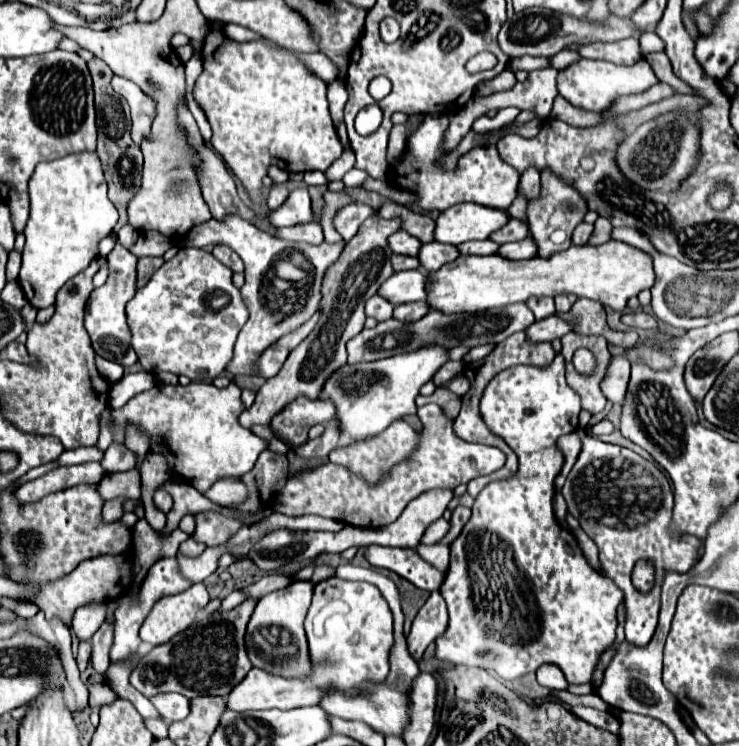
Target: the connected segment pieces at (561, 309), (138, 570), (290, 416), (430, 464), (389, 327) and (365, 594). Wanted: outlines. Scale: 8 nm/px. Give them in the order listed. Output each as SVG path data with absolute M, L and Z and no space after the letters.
M559 295L559 297L555 299L557 313L569 313L575 301L577 301L577 297L575 297L575 295L571 295L571 297L569 297L569 295Z
M139 519L133 527L133 553L135 553L135 563L133 563L133 587L139 587L143 577L147 575L149 567L161 559L161 557L175 557L179 549L179 543L189 538L187 533L183 533L179 527L163 535L159 531L153 531L145 519Z
M295 399L281 415L273 417L271 429L283 443L299 447L307 441L307 433L317 423L327 423L333 419L333 403L321 399Z
M427 403L419 407L419 419L423 423L419 449L411 455L409 461L393 467L393 475L381 479L377 487L369 487L357 475L337 467L333 463L325 463L313 471L305 471L301 475L289 477L281 503L275 511L285 515L321 515L329 517L353 527L385 527L393 523L407 503L431 489L455 489L461 483L469 483L471 479L483 475L483 471L497 471L505 463L505 455L481 443L467 443L453 435L453 421L447 419L439 405Z
M525 303L501 307L501 309L489 309L489 311L479 311L473 315L445 315L437 309L431 309L423 319L405 323L395 317L389 321L377 323L373 329L363 329L359 335L355 335L347 343L347 353L349 353L349 363L361 363L361 361L377 361L385 357L393 357L399 353L409 353L417 351L427 345L441 345L445 349L453 347L477 347L485 343L501 343L509 335L517 331L525 331L531 323L535 321L533 313L525 307Z
M329 577L315 585L313 603L305 619L309 639L311 673L299 679L285 679L253 667L249 675L227 695L227 709L295 709L319 705L333 691L347 691L365 683L385 683L389 677L389 655L393 639L393 613L375 585Z

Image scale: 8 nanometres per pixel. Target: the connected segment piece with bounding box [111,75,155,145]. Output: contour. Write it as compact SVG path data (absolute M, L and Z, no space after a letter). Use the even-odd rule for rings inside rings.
M113 75L111 79L111 87L115 93L123 95L131 107L131 121L133 121L133 129L131 129L131 137L133 141L139 145L141 139L149 133L151 121L155 117L155 103L129 79Z

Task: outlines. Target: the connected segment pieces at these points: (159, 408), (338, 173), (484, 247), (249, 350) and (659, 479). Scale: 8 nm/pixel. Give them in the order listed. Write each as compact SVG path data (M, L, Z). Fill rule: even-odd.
M192 381L187 387L157 383L153 389L131 399L125 407L113 409L109 429L115 443L125 443L127 425L141 427L149 437L149 451L165 455L177 479L193 483L199 493L205 493L221 477L241 477L249 473L259 453L267 449L261 437L239 425L243 411L241 389L233 381L225 389L202 381Z
M343 151L343 155L329 167L329 171L325 171L327 179L329 181L335 181L335 179L343 179L343 175L355 167L355 155L353 151Z
M483 239L483 241L461 243L461 245L457 245L457 249L461 251L461 255L493 255L499 249L499 243L495 243L491 239Z
M233 215L233 219L225 219L225 223L217 223L215 219L211 219L209 223L193 227L183 237L181 245L205 247L217 243L229 245L245 263L245 285L241 287L241 295L249 309L249 321L239 331L235 355L225 371L229 375L257 375L257 359L263 355L263 351L279 341L283 335L299 329L319 309L325 271L339 259L345 243L291 243L271 237L269 233L245 223L245 219L237 219L237 215Z
M583 435L583 449L561 489L569 513L577 517L581 529L599 547L599 563L609 577L625 593L625 637L635 647L645 647L658 625L659 593L663 571L673 569L687 573L699 563L699 547L703 541L691 535L669 539L667 527L673 511L673 491L663 471L633 453L631 449L605 443L597 437ZM639 559L651 561L655 567L655 585L649 593L635 589L631 571Z

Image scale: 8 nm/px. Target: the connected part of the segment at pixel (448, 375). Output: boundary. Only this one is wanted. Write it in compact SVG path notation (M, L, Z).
M447 361L437 373L435 373L435 377L433 377L433 383L437 385L437 387L441 387L441 385L445 385L447 381L451 381L455 375L459 375L461 371L463 371L463 361Z

